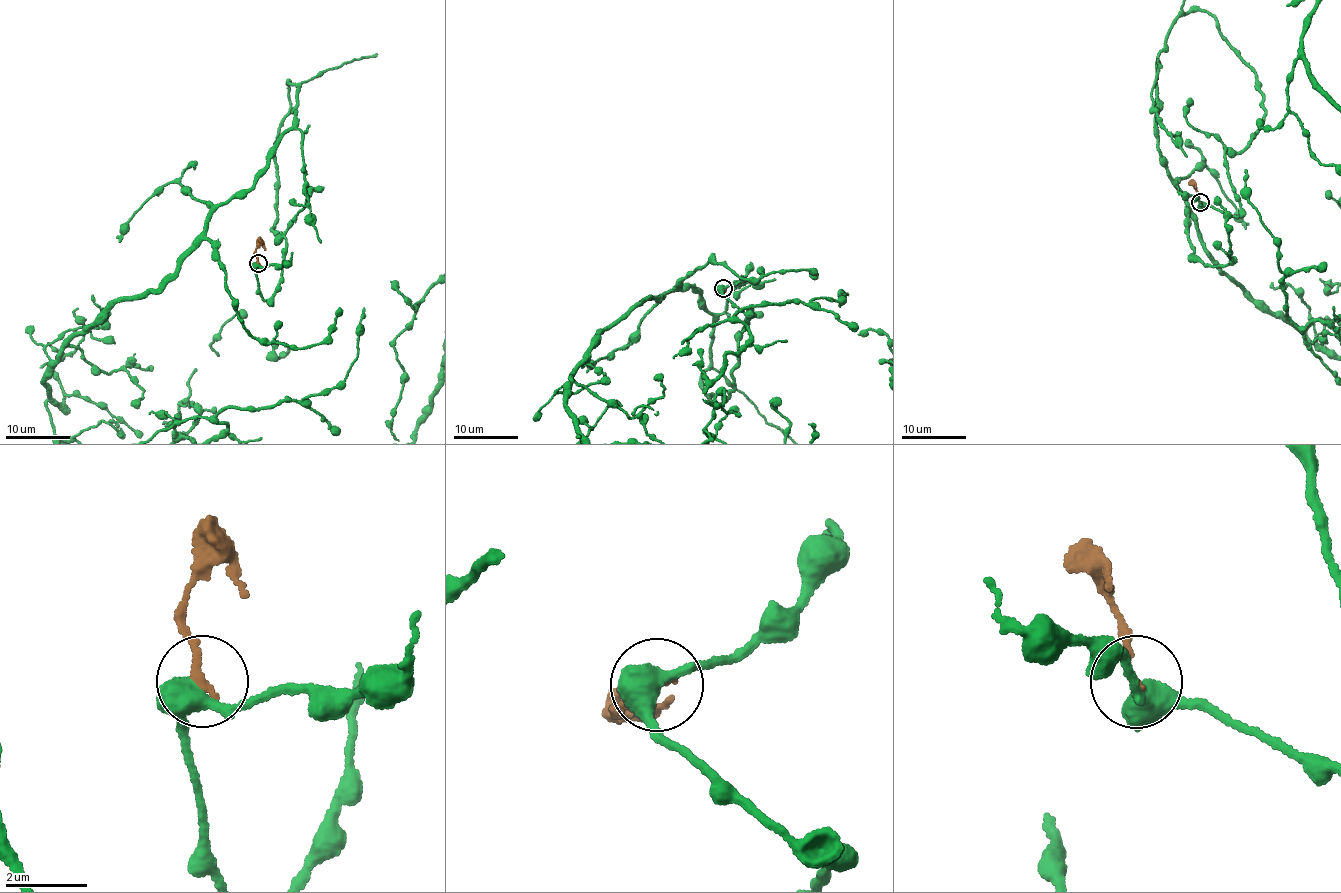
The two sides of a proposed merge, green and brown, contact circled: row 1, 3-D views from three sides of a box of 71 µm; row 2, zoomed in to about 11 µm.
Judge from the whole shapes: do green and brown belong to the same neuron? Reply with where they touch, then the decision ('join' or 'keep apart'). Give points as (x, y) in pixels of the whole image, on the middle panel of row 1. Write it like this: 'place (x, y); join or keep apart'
place (723, 288); keep apart

